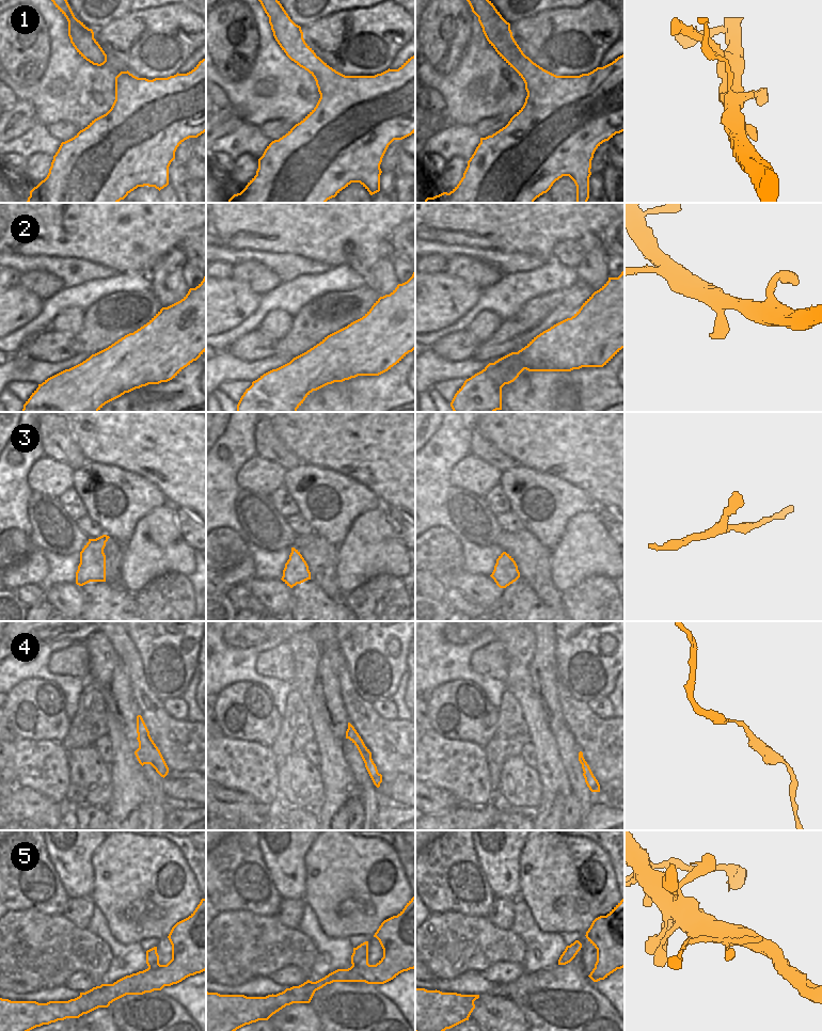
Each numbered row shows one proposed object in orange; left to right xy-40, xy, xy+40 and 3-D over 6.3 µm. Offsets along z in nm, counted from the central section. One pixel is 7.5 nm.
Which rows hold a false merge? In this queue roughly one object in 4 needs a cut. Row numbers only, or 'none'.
1

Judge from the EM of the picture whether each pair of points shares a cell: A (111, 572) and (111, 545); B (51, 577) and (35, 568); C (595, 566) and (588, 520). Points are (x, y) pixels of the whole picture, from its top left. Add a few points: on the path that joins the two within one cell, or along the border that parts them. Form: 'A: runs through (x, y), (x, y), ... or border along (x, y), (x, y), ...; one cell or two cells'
A: runs through (112, 566), (112, 552); one cell
B: border along (43, 551), (48, 568), (46, 585); two cells
C: runs through (594, 554), (588, 549), (588, 532); one cell

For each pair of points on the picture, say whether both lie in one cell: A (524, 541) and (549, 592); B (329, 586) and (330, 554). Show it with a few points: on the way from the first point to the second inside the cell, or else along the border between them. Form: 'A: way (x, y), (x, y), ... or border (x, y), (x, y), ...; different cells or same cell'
A: way (528, 554), (533, 558), (534, 569), (540, 580); same cell
B: way (329, 579), (329, 561); same cell

